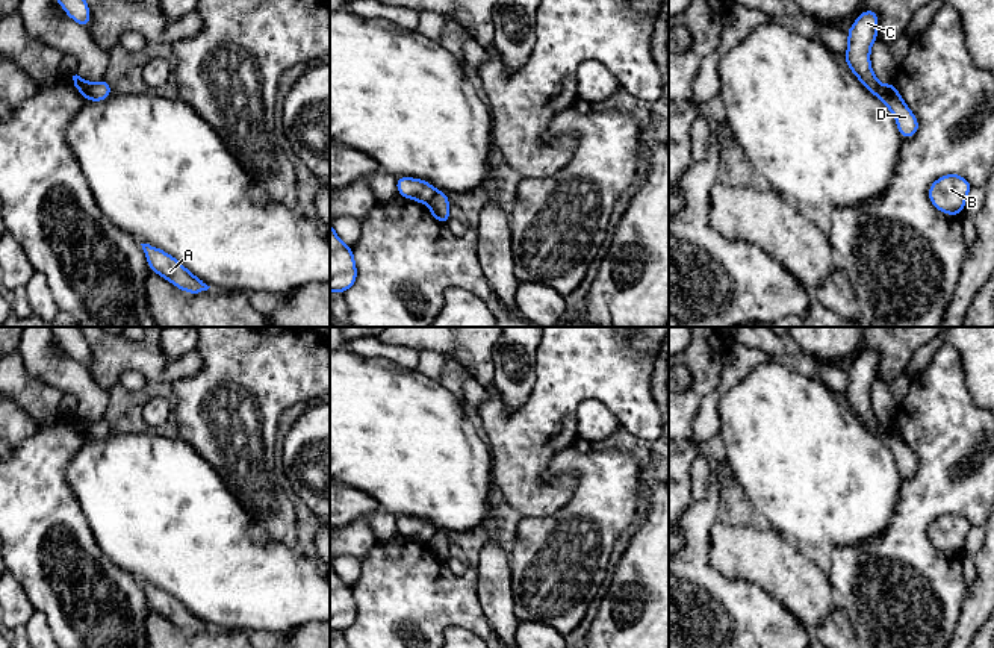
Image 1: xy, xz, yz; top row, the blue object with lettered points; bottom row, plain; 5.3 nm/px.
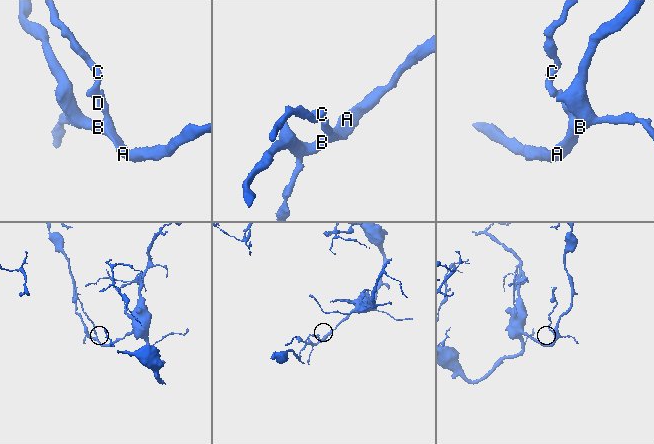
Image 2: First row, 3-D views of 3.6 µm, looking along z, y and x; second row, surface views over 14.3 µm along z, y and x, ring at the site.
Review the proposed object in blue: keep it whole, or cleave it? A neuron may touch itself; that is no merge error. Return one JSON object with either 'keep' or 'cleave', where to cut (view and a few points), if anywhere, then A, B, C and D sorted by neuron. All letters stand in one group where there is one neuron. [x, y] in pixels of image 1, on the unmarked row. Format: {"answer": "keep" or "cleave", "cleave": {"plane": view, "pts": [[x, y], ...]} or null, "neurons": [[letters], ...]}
{"answer": "cleave", "cleave": {"plane": "xy", "pts": [[93, 424], [88, 438]]}, "neurons": [["A", "B", "D"], ["C"]]}

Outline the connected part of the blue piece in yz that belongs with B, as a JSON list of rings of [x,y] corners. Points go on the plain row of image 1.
[[[946,513],[929,525],[929,539],[938,550],[947,554],[958,554],[964,551],[971,525],[959,513]]]

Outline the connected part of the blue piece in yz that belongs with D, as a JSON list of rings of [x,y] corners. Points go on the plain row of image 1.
[[[893,422],[881,424],[878,436],[893,451],[902,477],[911,477],[918,471],[915,454],[905,444]]]

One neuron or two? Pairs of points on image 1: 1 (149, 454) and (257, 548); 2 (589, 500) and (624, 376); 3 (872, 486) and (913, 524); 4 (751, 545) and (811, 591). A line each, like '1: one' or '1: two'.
1: one
2: two
3: two
4: one

